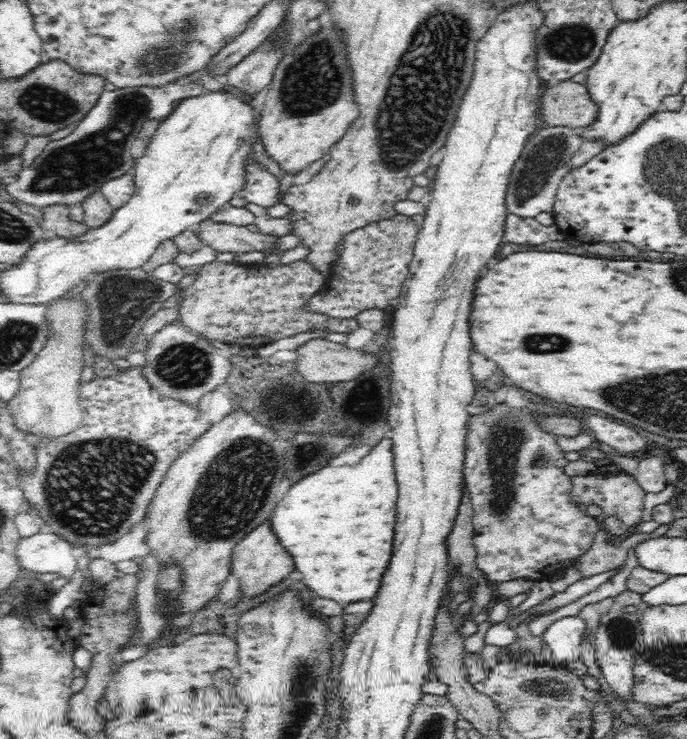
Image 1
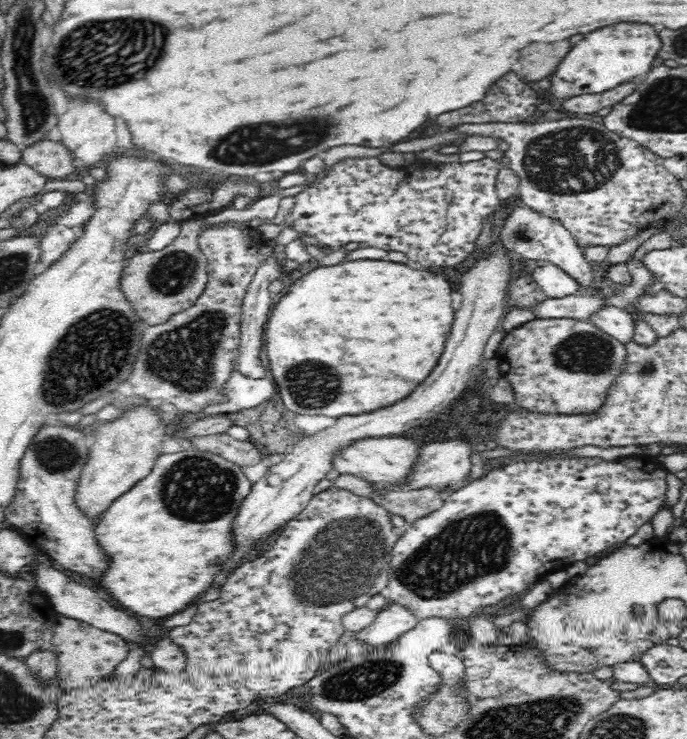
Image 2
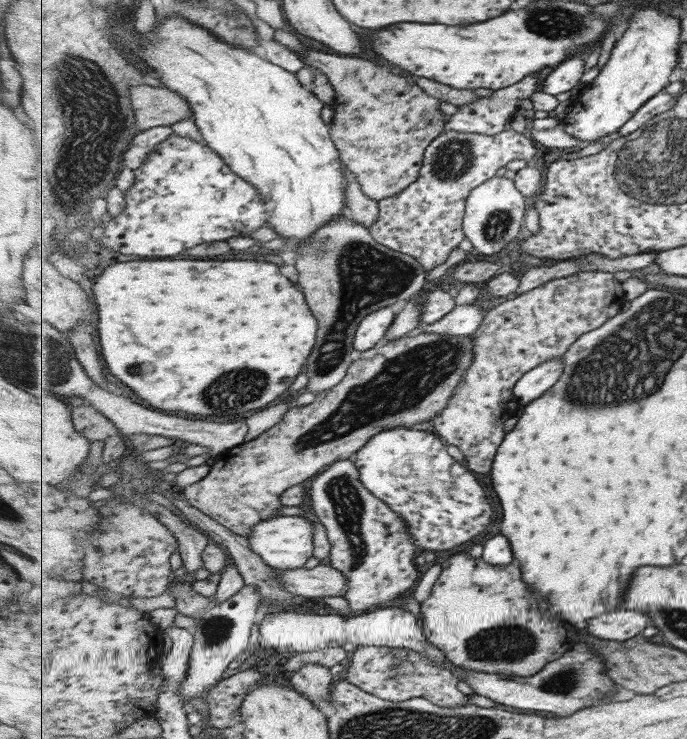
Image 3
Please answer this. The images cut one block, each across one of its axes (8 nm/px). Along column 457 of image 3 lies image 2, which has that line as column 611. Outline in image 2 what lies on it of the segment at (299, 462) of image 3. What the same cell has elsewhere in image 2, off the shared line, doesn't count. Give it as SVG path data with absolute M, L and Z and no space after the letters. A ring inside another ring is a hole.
M573 318L533 319L506 332L495 358L500 363L501 375L506 378L514 393L515 402L522 410L546 415L590 416L601 408L609 390L626 370L629 361L625 345L600 330L591 320Z

